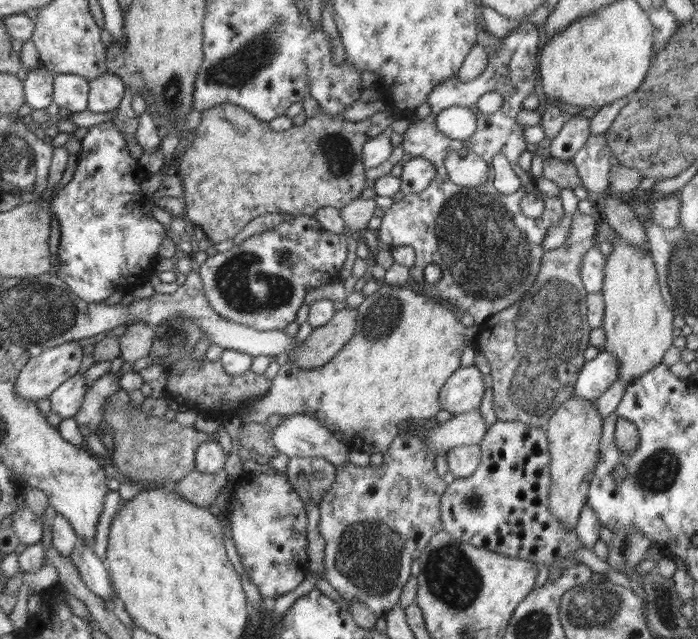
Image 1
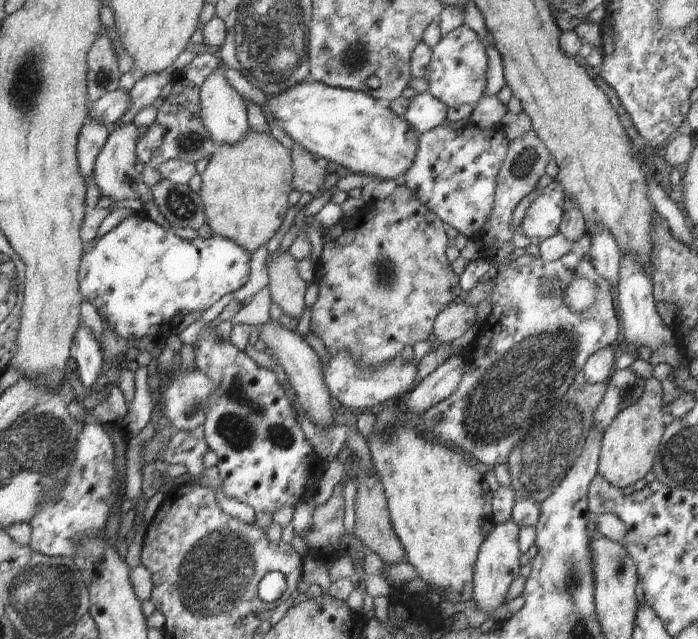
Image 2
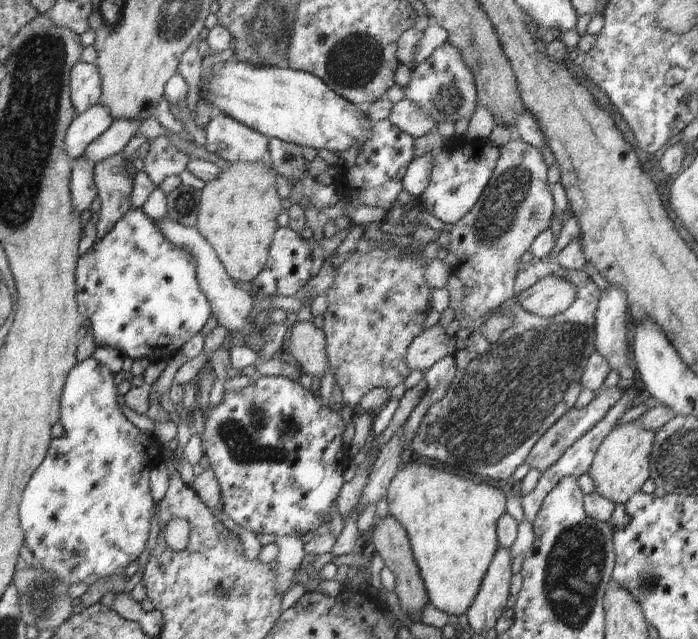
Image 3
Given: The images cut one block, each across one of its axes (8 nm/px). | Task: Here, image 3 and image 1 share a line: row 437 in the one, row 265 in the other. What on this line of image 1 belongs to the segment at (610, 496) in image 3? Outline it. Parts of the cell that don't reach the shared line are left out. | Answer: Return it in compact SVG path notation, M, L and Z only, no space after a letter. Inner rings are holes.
M621 237L614 239L612 247L613 251L604 262L604 286L601 292L605 302L601 326L605 330L603 351L617 359L618 380L630 384L662 363L666 351L673 345L674 316L660 293L651 252L640 252L640 248L626 244Z

